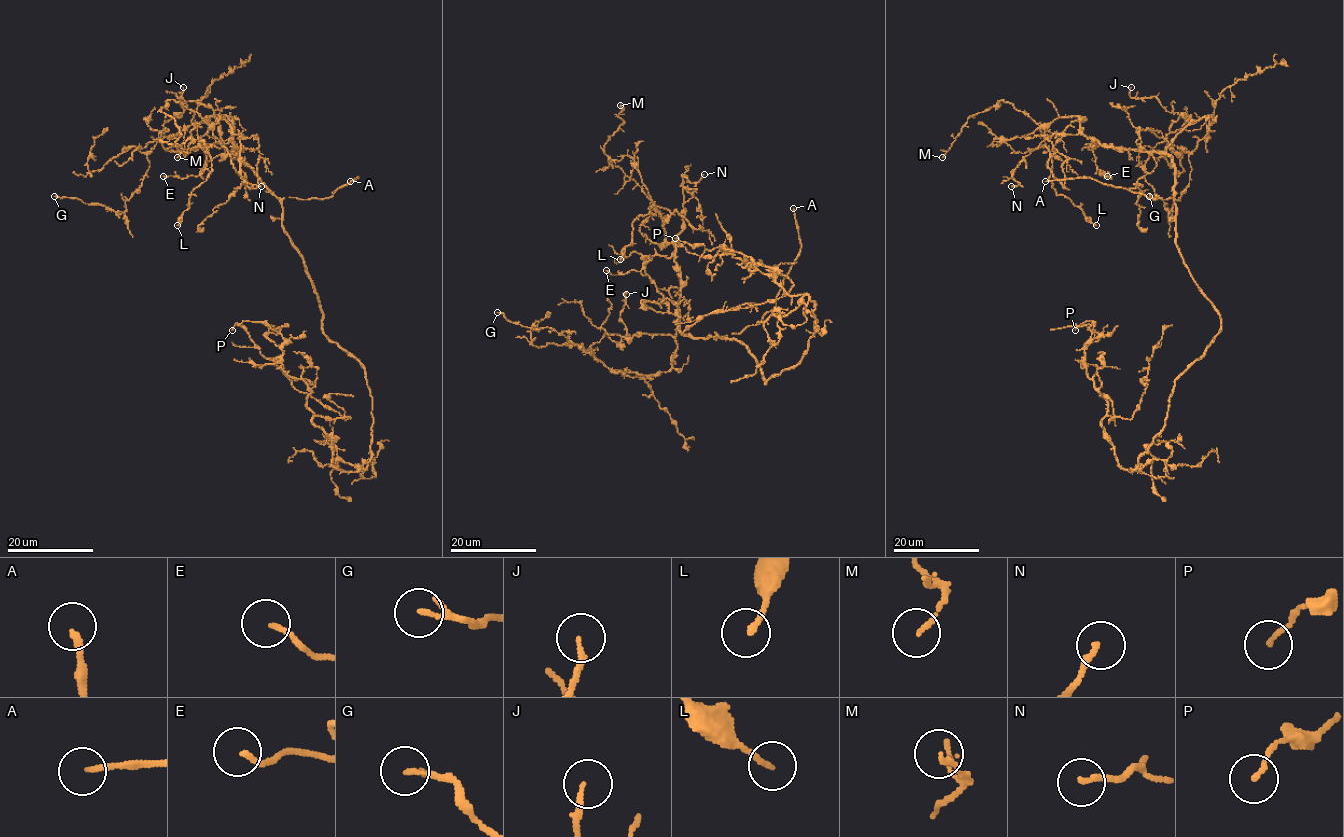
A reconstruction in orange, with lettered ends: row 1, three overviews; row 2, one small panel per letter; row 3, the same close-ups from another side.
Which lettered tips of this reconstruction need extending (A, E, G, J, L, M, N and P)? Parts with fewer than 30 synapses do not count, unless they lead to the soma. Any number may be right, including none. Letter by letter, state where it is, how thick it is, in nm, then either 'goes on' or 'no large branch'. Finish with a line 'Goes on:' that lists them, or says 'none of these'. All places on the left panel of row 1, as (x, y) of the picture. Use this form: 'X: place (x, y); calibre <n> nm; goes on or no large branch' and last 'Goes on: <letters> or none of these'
A: place (350, 181); calibre 170 nm; goes on
E: place (163, 176); calibre 150 nm; no large branch
G: place (54, 196); calibre 180 nm; no large branch
J: place (183, 87); calibre 130 nm; no large branch
L: place (177, 225); calibre 150 nm; no large branch
M: place (177, 157); calibre 150 nm; no large branch
N: place (261, 186); calibre 180 nm; no large branch
P: place (232, 330); calibre 130 nm; no large branch
Goes on: A

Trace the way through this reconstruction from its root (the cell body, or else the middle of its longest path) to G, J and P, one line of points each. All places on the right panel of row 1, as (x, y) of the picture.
G: (1217, 309), (1176, 244), (1175, 164), (1166, 153), (1183, 129), (1210, 115), (1182, 196), (1169, 212), (1149, 196)
J: (1217, 309), (1176, 244), (1173, 138), (1174, 152), (1165, 136), (1179, 115), (1154, 96), (1131, 97), (1131, 87)
P: (1217, 309), (1220, 332), (1175, 380), (1132, 472), (1085, 367), (1093, 322), (1075, 330)

